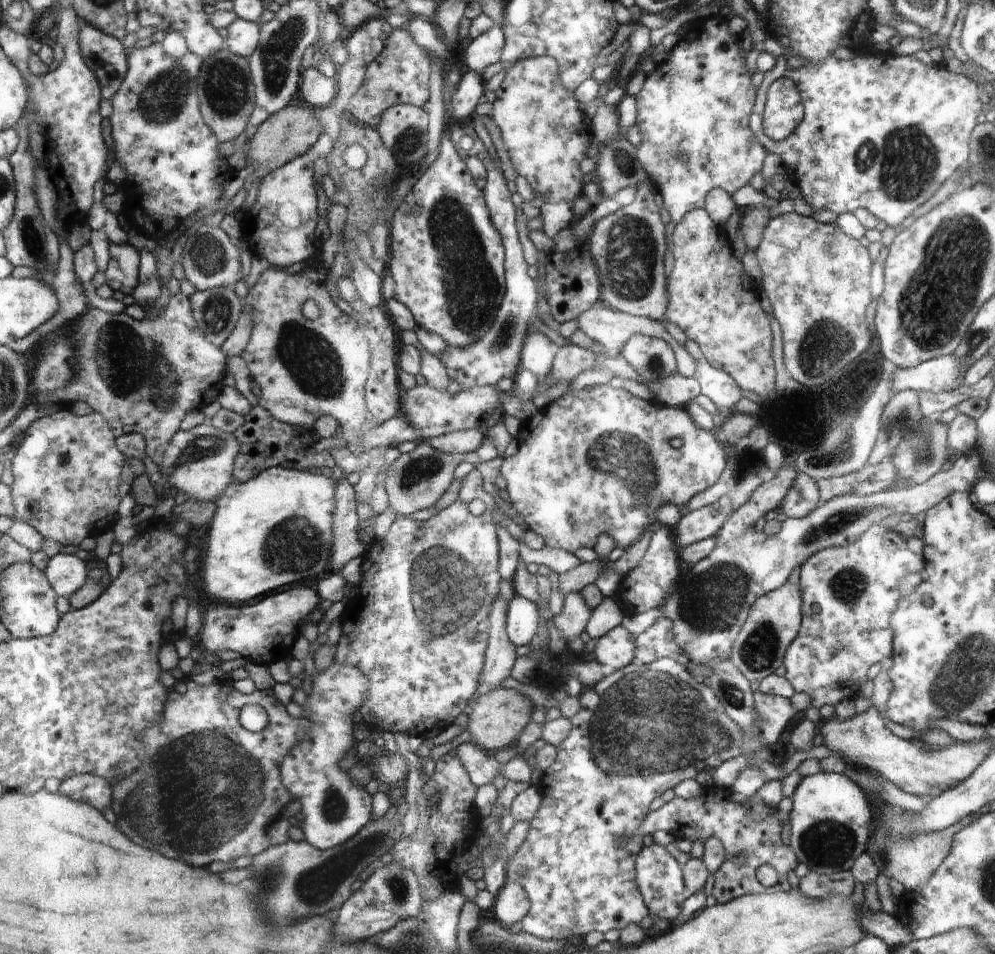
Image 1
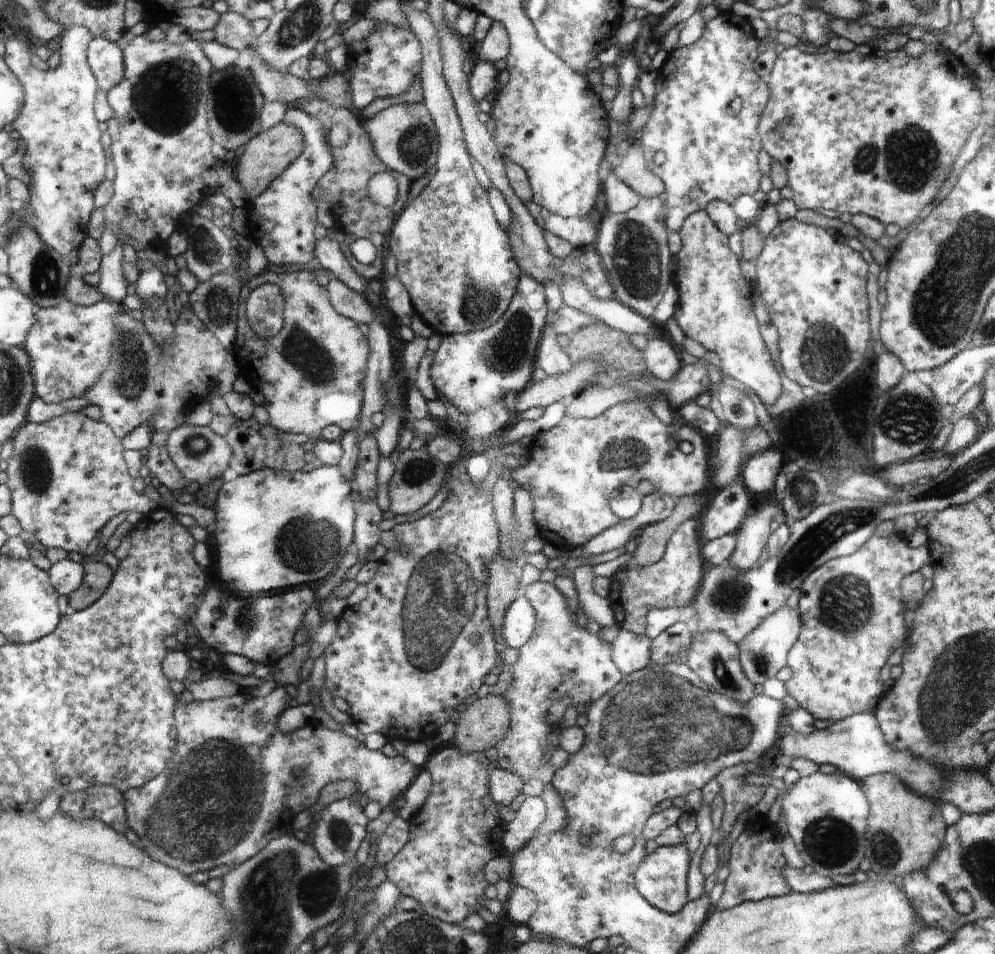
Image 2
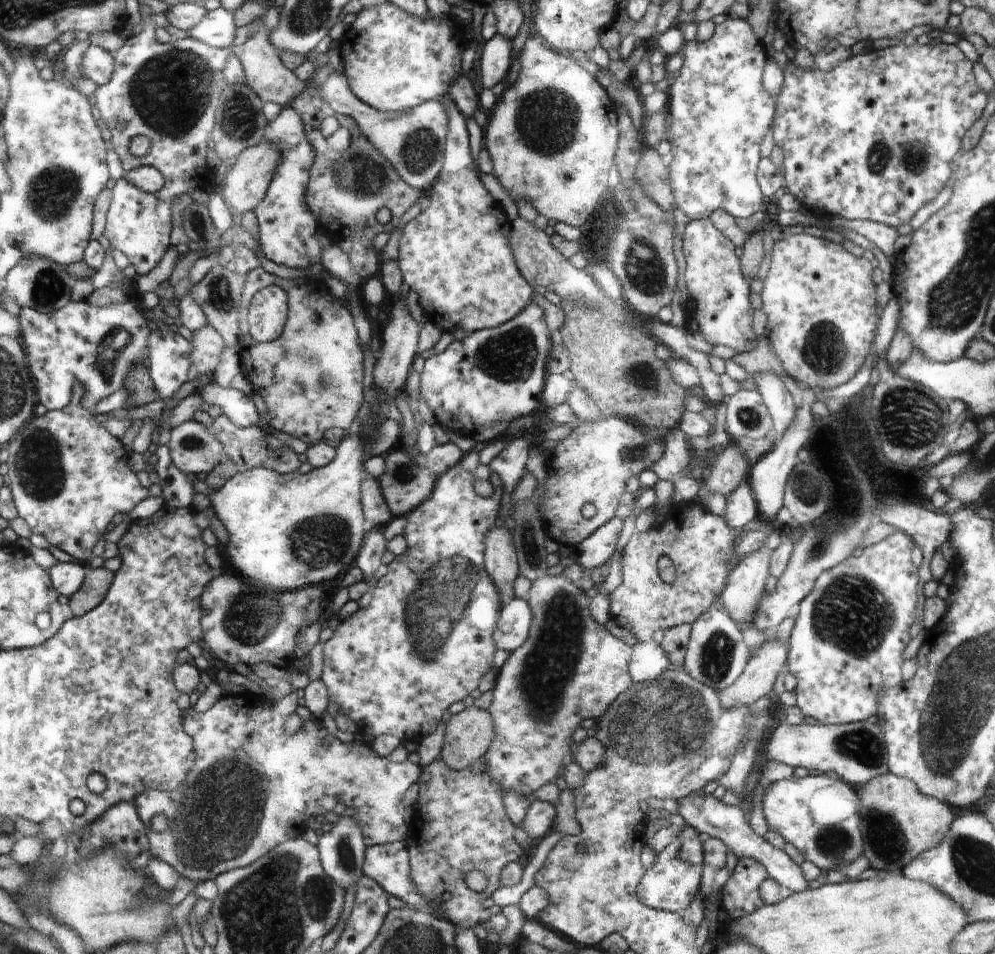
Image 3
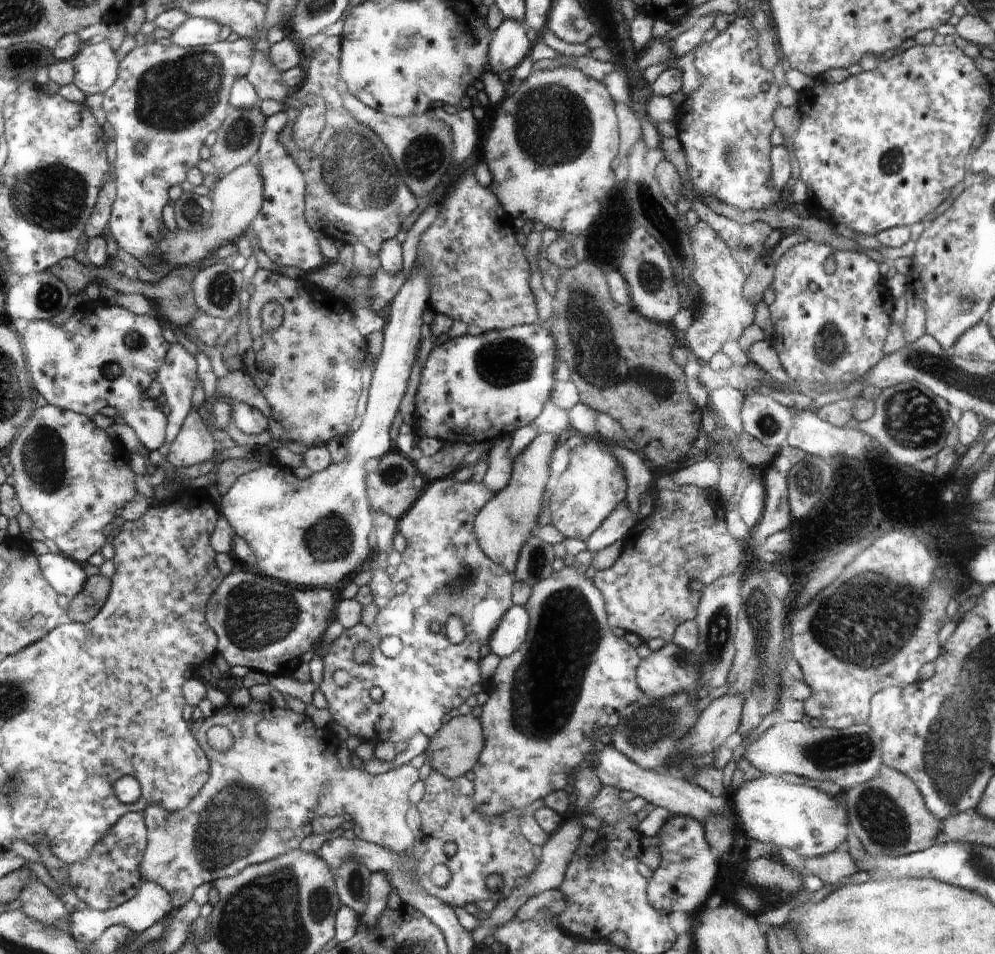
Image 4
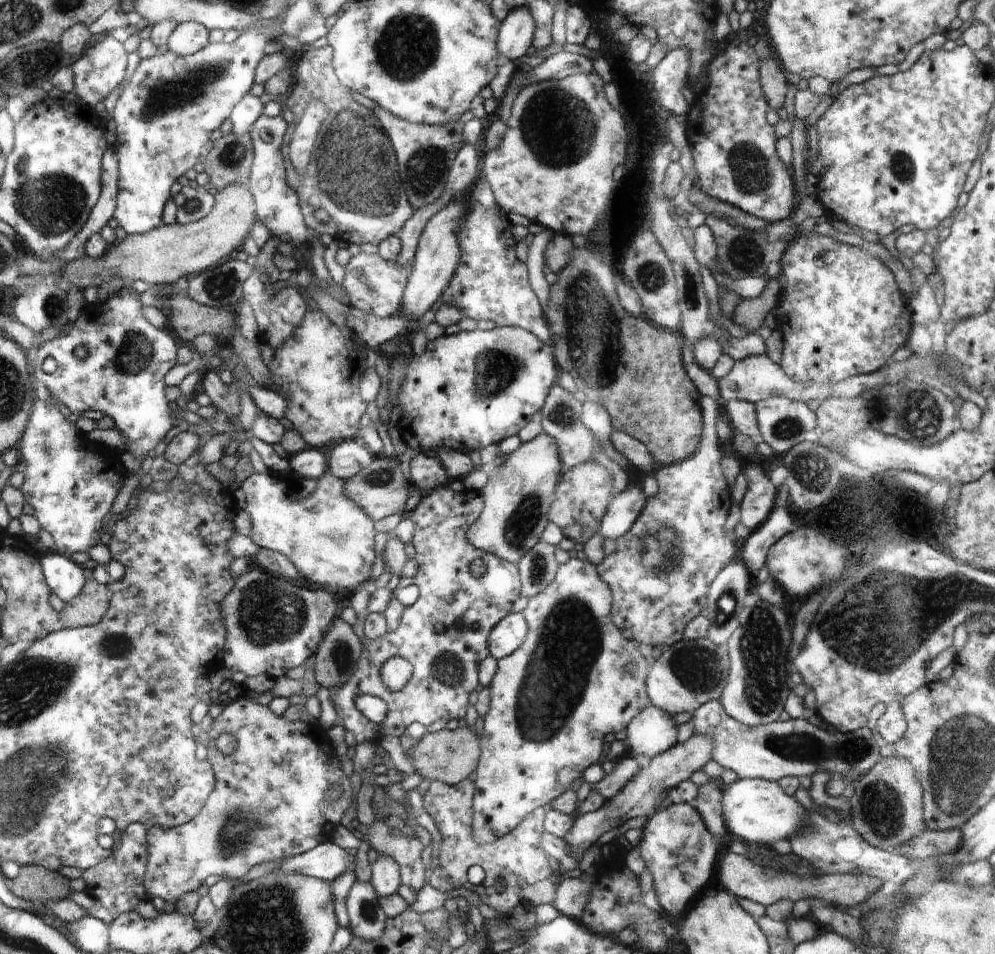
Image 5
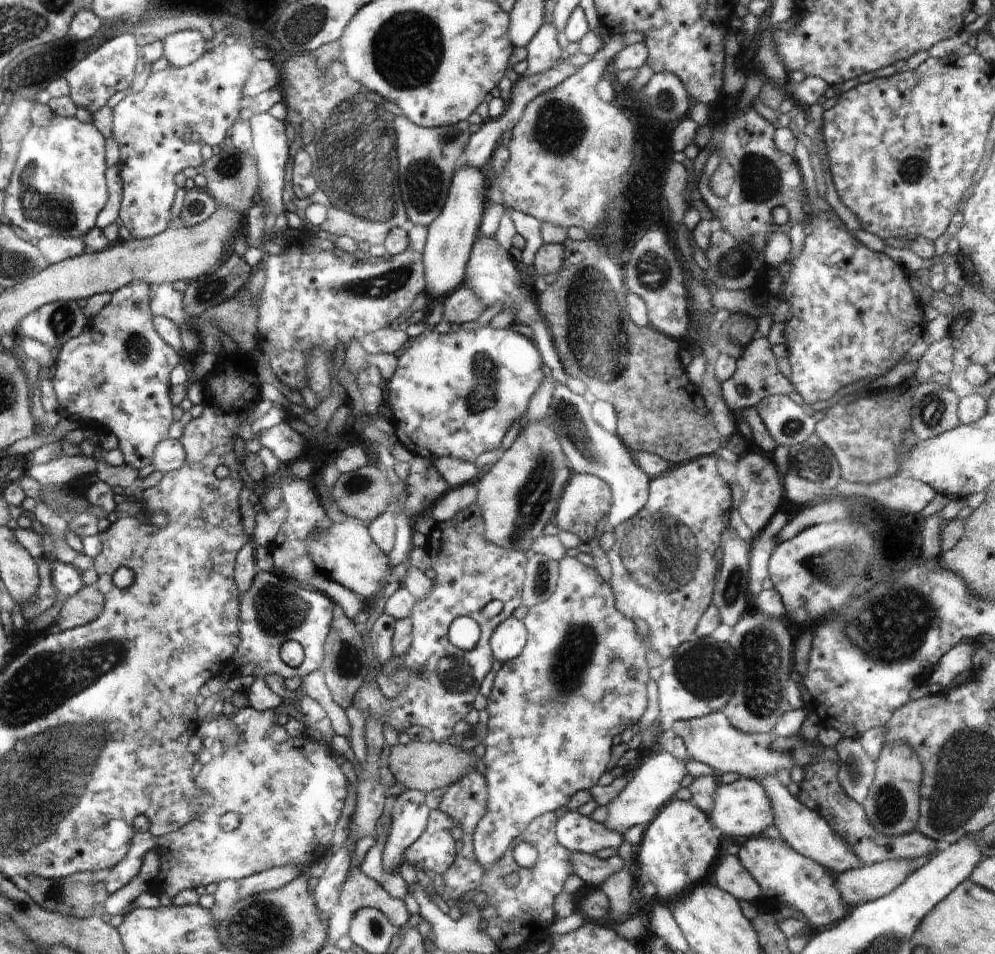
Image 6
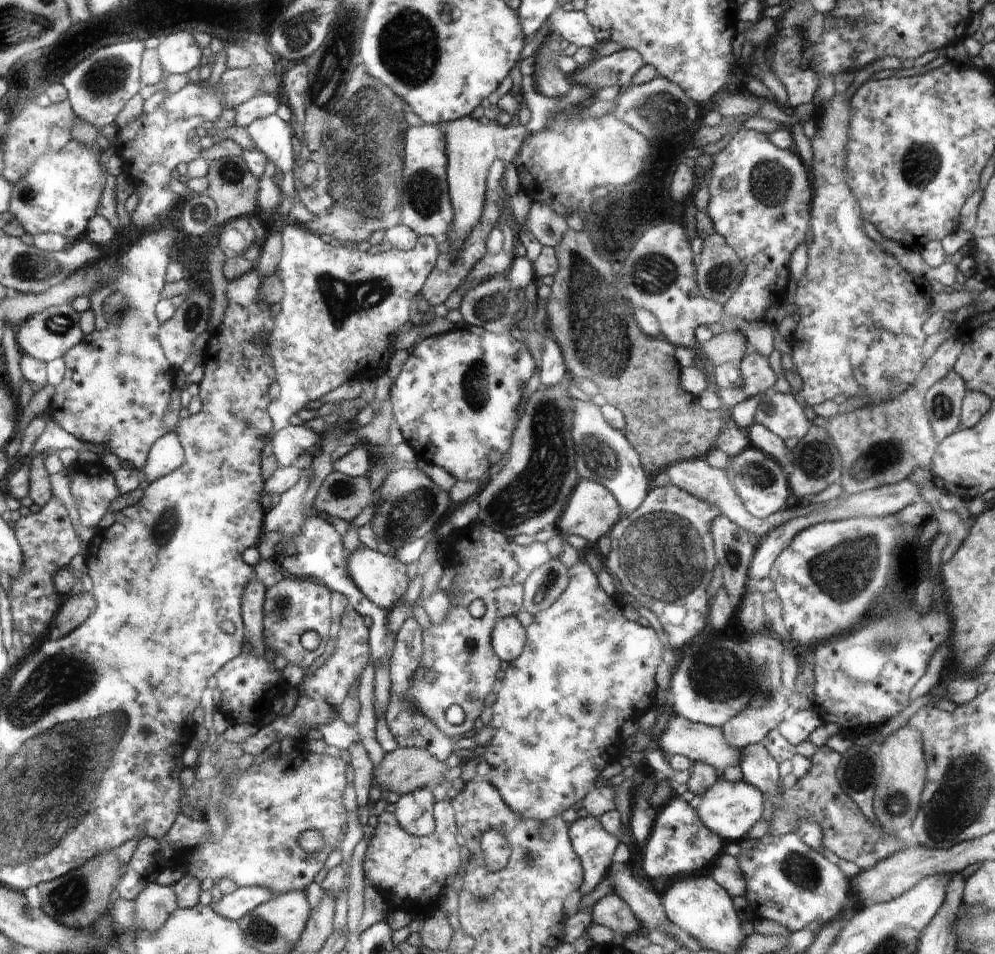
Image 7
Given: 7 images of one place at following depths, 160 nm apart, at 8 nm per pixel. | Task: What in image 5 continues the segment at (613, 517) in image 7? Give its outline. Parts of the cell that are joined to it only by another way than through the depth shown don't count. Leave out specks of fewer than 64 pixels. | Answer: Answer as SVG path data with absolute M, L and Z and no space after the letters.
M590 460L564 471L553 493L555 499L549 510L549 522L557 524L565 537L584 545L600 532L601 522L613 500L612 479L600 463Z

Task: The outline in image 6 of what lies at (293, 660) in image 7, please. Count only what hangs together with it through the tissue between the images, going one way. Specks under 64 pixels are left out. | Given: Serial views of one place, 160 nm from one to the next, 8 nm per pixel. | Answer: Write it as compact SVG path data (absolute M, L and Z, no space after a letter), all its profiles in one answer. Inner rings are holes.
M259 572L254 578L251 589L242 597L240 604L240 622L239 633L240 642L234 653L234 660L244 666L244 664L253 662L256 665L253 676L270 674L278 674L282 678L292 678L292 676L306 676L316 670L322 664L322 656L324 656L324 640L328 636L328 628L330 628L332 618L332 600L329 595L324 596L323 592L318 594L318 590L304 588L302 582L290 576L280 576L275 572ZM286 640L295 640L304 648L304 662L297 667L286 666L281 659L281 646Z

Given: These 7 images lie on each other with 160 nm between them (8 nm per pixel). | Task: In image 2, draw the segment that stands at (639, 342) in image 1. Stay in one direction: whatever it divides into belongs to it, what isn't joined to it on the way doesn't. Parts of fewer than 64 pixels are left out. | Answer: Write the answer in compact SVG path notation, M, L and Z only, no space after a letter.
M648 338L649 342L644 352L647 354L647 364L650 365L652 376L661 381L672 380L680 366L681 352L666 340Z

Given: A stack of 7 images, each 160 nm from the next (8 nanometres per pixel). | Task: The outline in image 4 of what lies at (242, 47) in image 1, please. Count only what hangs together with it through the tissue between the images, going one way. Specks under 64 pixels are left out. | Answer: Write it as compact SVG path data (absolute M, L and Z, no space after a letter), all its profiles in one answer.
M188 17L184 25L170 36L170 41L180 47L209 46L218 42L220 28L222 23L212 22L210 18Z

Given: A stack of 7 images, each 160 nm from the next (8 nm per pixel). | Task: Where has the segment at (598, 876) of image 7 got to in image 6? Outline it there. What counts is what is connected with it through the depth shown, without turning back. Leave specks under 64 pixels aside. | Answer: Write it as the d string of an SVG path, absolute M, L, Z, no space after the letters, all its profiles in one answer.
M566 810L566 815L557 820L556 831L561 845L573 853L593 855L604 848L618 848L624 842L620 833L574 810Z

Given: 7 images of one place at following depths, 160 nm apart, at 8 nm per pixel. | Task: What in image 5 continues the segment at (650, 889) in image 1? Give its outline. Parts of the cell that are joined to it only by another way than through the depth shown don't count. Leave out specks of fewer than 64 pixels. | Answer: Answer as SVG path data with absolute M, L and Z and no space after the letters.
M674 803L664 810L655 811L643 828L643 839L639 844L640 854L647 870L653 876L656 891L653 902L668 915L677 916L694 896L712 880L712 866L718 852L718 843L707 829L700 812L689 803Z

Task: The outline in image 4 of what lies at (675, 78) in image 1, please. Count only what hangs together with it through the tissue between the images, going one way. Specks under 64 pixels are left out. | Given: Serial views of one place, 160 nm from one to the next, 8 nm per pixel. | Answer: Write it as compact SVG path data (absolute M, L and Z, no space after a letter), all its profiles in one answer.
M740 15L712 42L703 42L692 50L693 65L699 73L700 85L690 91L690 98L686 98L686 102L678 107L675 115L677 138L684 146L693 194L700 194L702 198L715 198L719 203L741 211L774 208L780 196L780 190L774 186L770 174L770 134L774 130L772 114L778 106L776 92L779 86L774 84L772 72L764 68L754 36L758 36L758 32L750 20Z

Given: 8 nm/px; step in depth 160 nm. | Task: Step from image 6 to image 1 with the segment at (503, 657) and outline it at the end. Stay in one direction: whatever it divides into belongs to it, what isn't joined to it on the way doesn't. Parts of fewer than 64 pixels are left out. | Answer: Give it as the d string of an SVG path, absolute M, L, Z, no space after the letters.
M516 594L509 600L508 635L516 648L528 647L533 642L540 616L534 602Z

